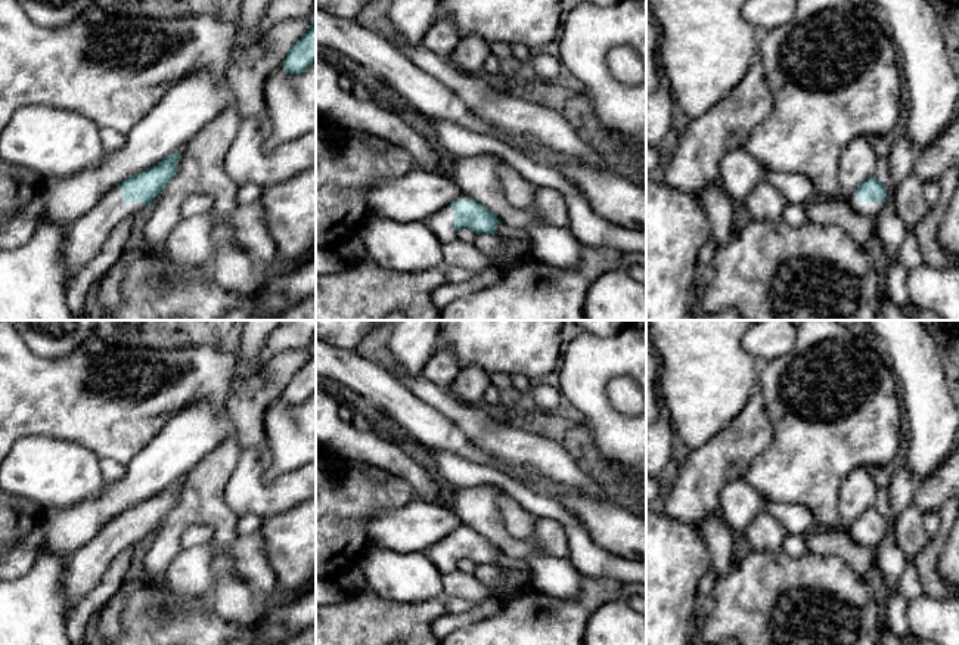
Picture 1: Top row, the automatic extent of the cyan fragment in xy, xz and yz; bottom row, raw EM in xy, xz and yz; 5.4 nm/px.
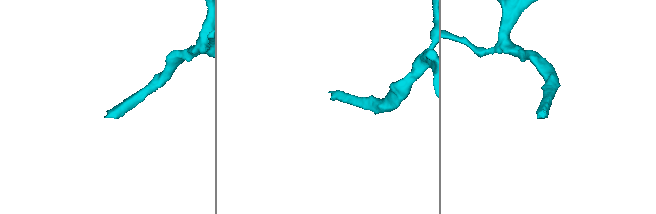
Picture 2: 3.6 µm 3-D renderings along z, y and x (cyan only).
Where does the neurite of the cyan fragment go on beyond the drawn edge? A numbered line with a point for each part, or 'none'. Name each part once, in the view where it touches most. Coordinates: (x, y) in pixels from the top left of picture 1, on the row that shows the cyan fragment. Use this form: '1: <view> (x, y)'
1: xy (84, 238)

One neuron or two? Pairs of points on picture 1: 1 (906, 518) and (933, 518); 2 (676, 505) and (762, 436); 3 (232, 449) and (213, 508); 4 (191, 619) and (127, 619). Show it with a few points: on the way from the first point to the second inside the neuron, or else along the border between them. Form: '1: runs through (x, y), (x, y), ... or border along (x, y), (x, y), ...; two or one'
1: border along (922, 514), (922, 526), (928, 539); two
2: runs through (697, 484), (741, 442); one
3: runs through (220, 464), (213, 473), (213, 493); one
4: runs through (174, 619), (143, 619); one

